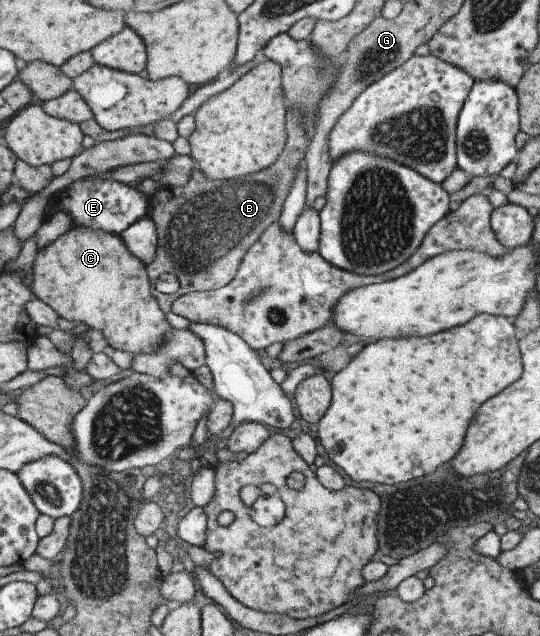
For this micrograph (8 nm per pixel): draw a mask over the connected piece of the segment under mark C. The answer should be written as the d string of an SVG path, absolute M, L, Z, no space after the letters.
M72 227L35 254L31 270L33 281L29 290L34 297L49 306L58 317L76 324L82 322L89 331L98 330L111 348L132 352L134 355L150 352L164 335L171 334L172 328L166 322L165 314L151 295L152 286L143 262L126 248L118 235Z

